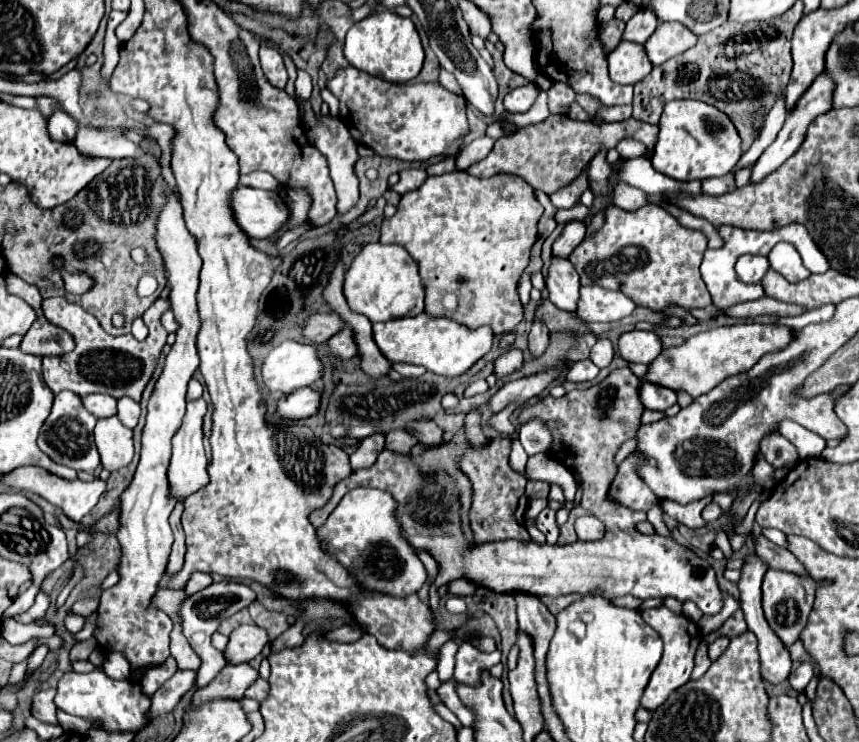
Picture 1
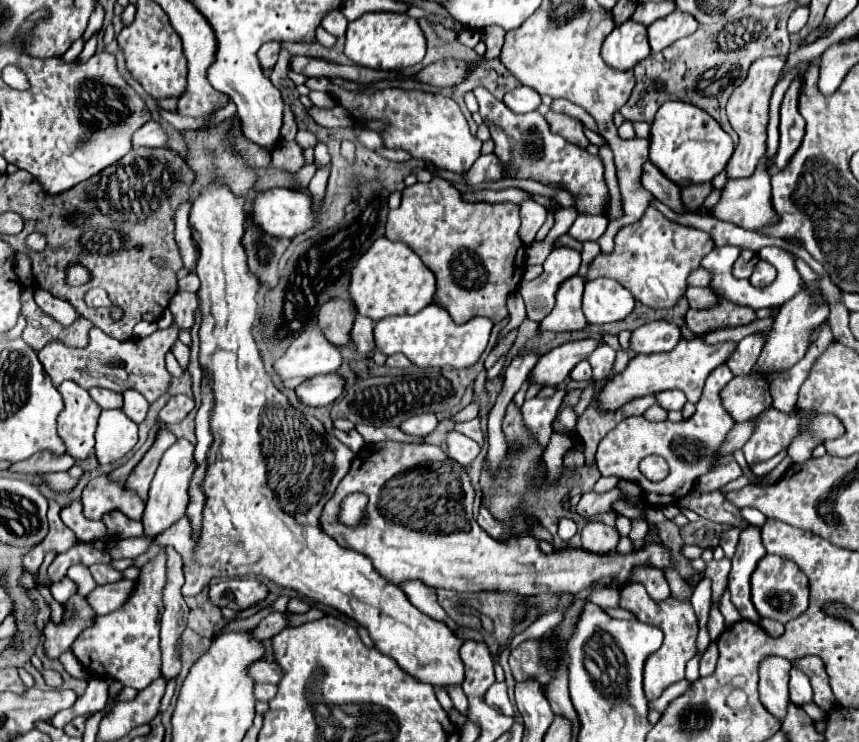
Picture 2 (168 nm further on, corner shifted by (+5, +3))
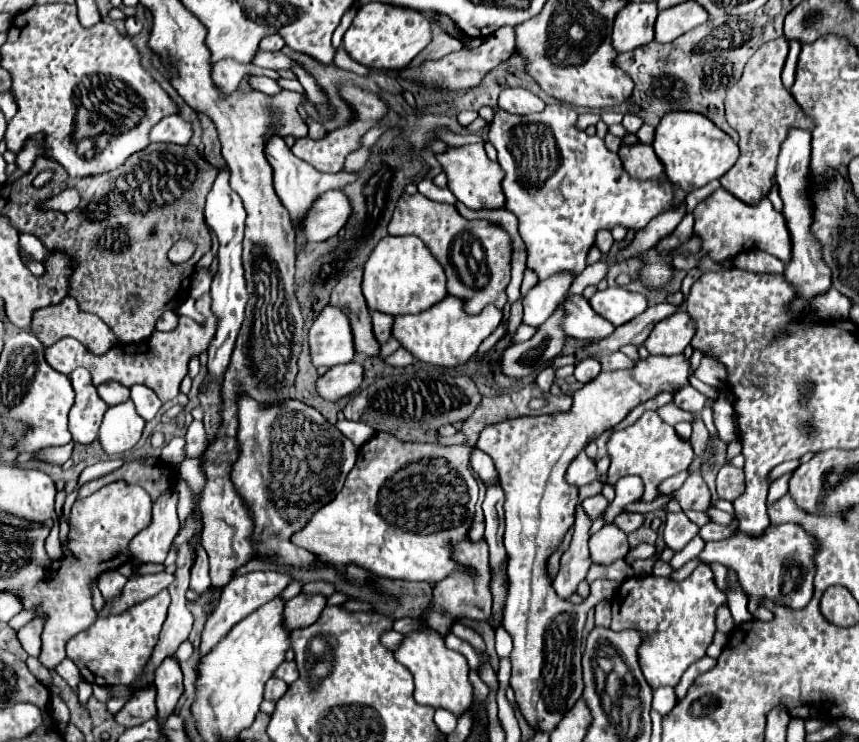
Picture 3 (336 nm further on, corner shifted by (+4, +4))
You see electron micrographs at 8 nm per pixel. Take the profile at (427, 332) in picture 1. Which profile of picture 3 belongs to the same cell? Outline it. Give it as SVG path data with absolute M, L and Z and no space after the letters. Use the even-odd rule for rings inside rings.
M447 295L443 301L435 303L423 313L395 317L391 337L397 339L403 349L407 349L413 357L417 357L423 363L437 367L457 367L461 363L467 363L475 355L481 341L497 329L501 317L501 309L493 305L485 307L479 315L467 315L463 311L463 303L457 301L457 297Z

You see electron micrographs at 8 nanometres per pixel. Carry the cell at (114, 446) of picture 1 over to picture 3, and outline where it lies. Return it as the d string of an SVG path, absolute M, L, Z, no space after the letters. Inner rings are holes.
M125 401L107 409L99 429L99 443L107 455L129 451L137 445L143 427L145 419L137 415L133 401Z

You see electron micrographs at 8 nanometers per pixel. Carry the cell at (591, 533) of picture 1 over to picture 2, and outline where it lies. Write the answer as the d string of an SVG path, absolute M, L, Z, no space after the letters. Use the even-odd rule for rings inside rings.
M590 520L582 530L582 548L592 554L610 554L616 550L620 534L602 522Z

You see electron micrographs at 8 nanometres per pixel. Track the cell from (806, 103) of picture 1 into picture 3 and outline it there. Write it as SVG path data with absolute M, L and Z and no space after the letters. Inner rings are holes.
M721 187L715 193L711 193L705 201L701 201L695 207L693 215L695 215L695 233L699 237L703 237L703 249L701 249L701 253L687 257L687 259L675 257L673 267L677 267L677 269L691 271L697 265L697 261L701 259L701 255L705 255L705 253L711 255L715 261L723 261L727 257L735 257L737 253L741 253L745 249L761 249L761 251L767 251L773 257L781 259L783 263L791 261L791 235L789 235L785 217L781 211L777 211L773 207L773 203L767 197L763 197L755 205L749 205Z

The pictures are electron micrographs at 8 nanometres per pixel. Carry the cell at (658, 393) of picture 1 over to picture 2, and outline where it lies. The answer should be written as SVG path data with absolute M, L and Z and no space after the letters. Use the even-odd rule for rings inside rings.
M668 390L668 392L660 392L656 394L658 398L658 404L664 408L664 410L682 410L684 404L688 402L686 400L686 394L682 390Z

